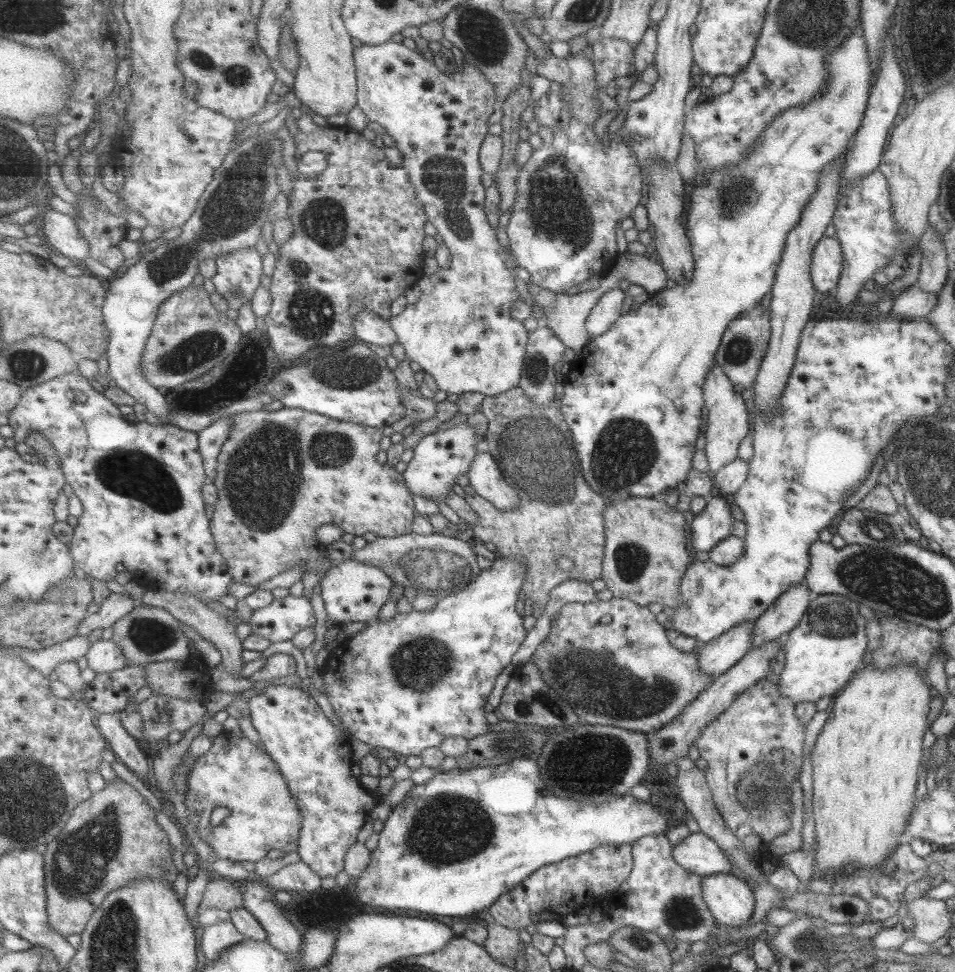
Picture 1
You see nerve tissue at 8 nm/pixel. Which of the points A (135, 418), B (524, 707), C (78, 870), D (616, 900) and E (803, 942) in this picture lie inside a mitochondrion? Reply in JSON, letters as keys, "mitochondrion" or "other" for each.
{"A":"other","B":"mitochondrion","C":"mitochondrion","D":"other","E":"mitochondrion"}

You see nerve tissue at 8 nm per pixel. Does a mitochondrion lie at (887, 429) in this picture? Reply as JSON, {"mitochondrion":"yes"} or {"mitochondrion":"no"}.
{"mitochondrion":"yes"}

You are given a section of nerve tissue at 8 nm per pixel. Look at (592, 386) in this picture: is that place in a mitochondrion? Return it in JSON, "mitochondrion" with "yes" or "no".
{"mitochondrion":"no"}

